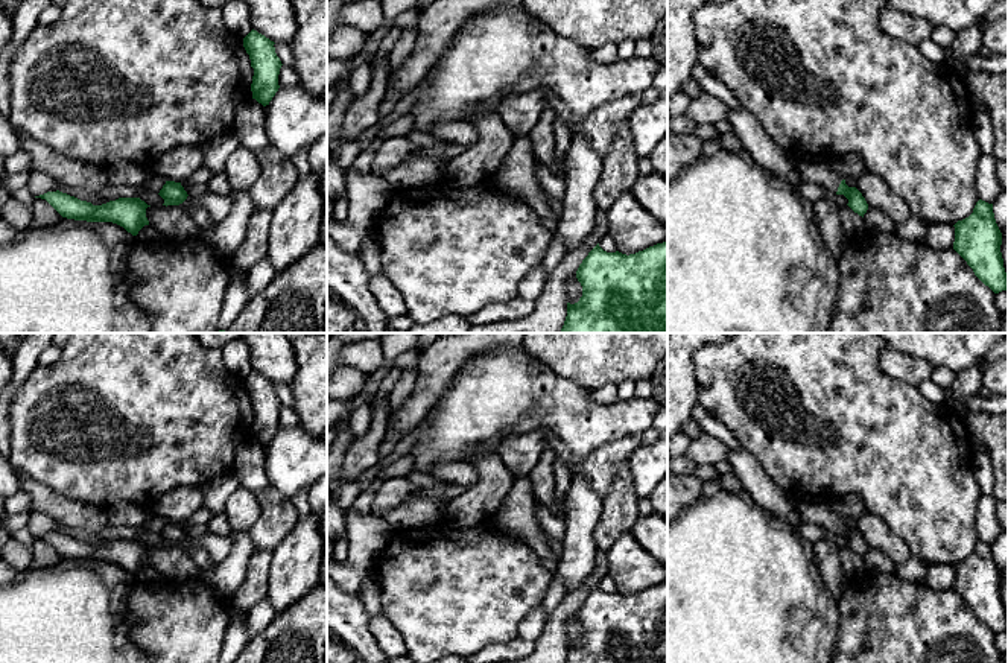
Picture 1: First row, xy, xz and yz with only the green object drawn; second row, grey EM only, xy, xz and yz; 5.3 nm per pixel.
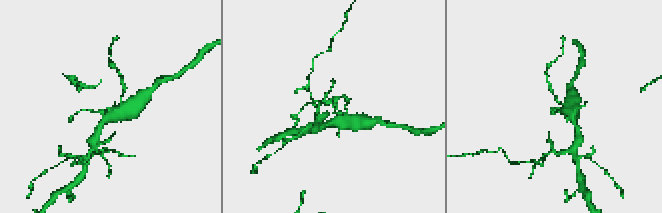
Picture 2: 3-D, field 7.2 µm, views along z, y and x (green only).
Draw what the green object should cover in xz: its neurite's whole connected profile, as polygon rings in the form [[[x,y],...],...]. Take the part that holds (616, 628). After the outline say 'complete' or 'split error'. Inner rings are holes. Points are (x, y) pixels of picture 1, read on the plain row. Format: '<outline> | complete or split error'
[[[667,582],[636,595],[607,593],[599,584],[576,611],[582,627],[578,643],[567,643],[564,663],[667,663]]] | complete

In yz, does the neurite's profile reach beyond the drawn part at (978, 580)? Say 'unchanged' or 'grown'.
unchanged

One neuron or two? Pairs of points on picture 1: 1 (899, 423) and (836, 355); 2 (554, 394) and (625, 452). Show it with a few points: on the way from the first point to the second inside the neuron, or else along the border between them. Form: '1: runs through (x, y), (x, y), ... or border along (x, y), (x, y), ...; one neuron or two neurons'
1: runs through (881, 405), (847, 370); one neuron
2: border along (640, 434), (602, 444), (581, 459); two neurons

